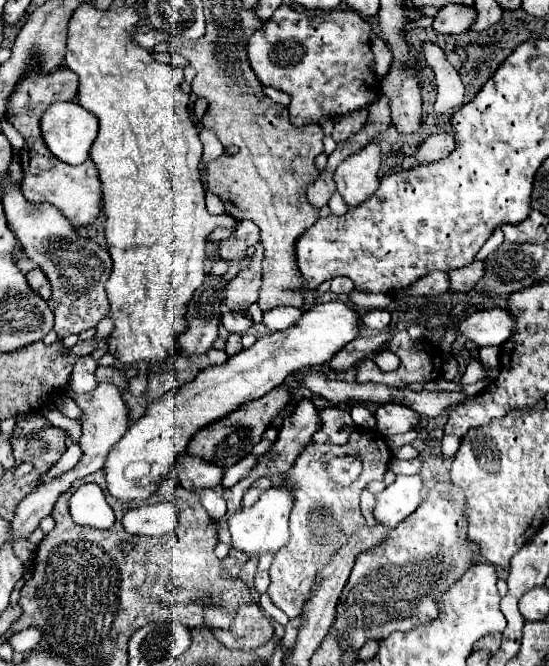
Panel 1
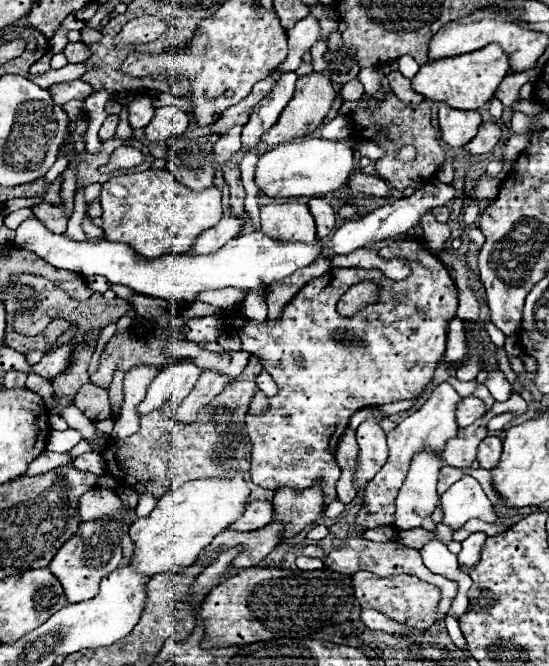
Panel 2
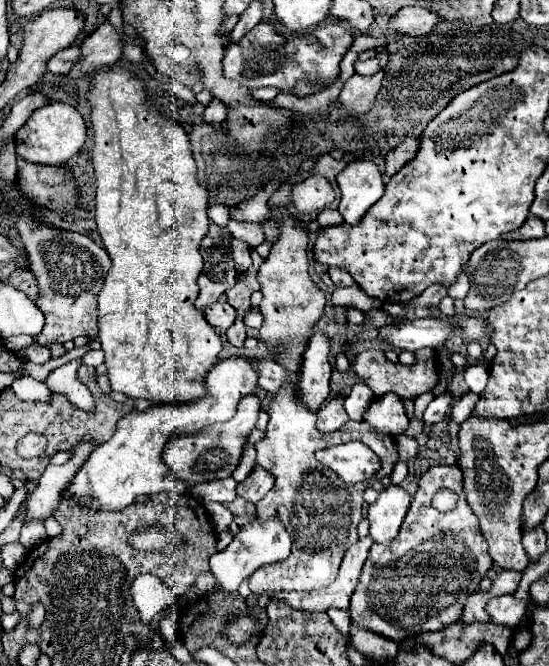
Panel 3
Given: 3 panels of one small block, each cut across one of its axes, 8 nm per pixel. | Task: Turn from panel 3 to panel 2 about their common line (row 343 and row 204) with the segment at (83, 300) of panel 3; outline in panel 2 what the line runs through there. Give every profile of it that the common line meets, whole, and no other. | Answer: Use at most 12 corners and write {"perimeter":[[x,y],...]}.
{"perimeter":[[64,200],[42,202],[34,214],[56,234],[66,230]]}

